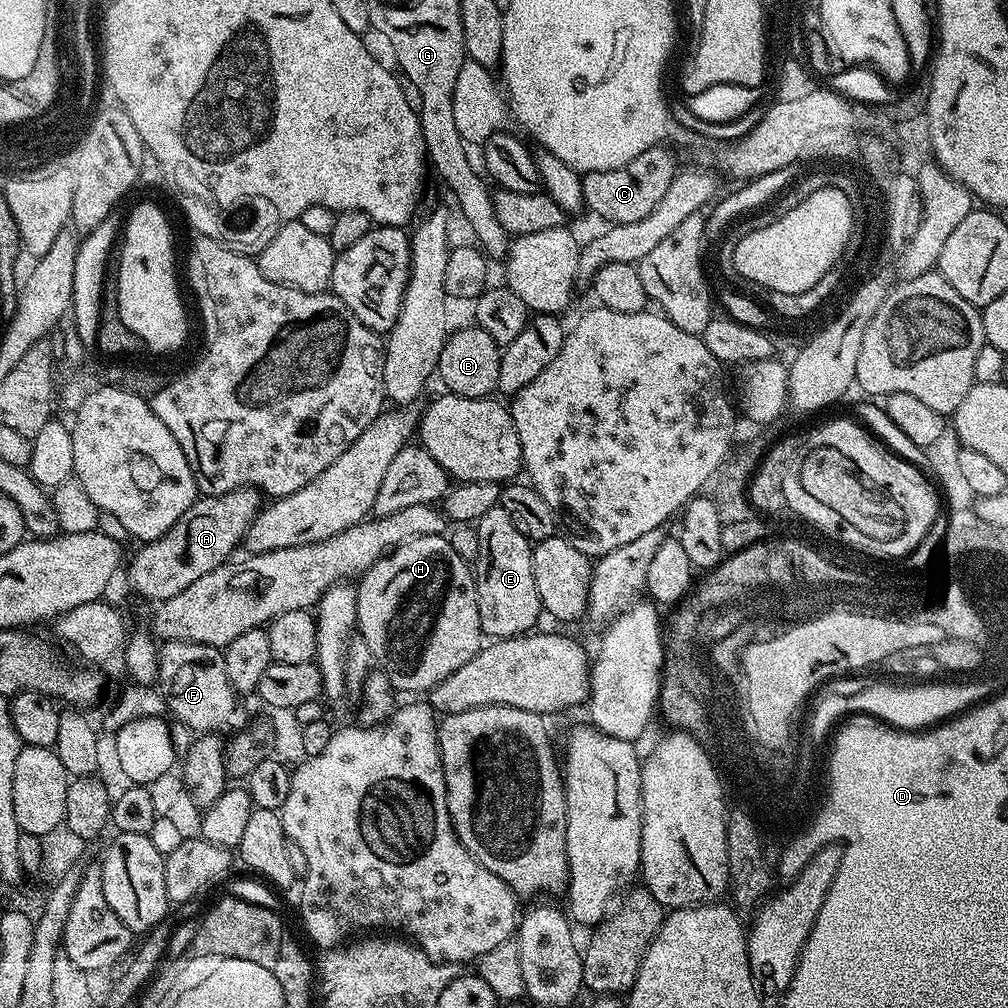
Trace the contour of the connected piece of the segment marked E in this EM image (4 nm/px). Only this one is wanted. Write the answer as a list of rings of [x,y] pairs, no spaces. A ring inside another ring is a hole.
[[[499,506],[486,510],[486,514],[475,521],[474,527],[478,534],[474,575],[481,633],[485,637],[501,640],[531,633],[542,617],[538,586],[534,586],[533,541],[525,538],[522,530],[510,522],[510,514]]]

